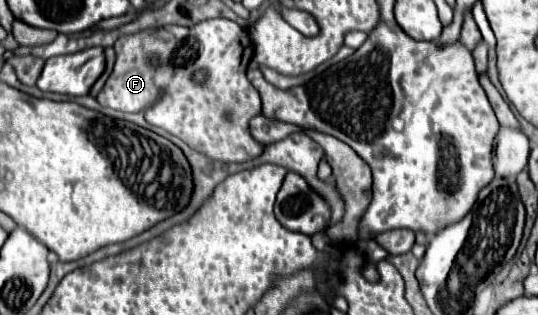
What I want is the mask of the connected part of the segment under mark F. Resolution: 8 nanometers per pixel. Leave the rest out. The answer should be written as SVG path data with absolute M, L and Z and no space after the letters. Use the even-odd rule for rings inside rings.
M207 19L193 27L167 25L135 35L125 35L117 39L113 49L117 53L117 61L105 87L97 95L99 105L125 113L143 113L147 123L183 139L189 147L205 153L209 159L217 159L223 163L241 163L255 159L263 153L265 147L249 133L251 117L261 113L261 99L257 89L249 83L245 75L247 65L253 57L251 39L245 27L237 25L231 19ZM201 69L207 73L207 77L205 81L197 83L193 77L195 71Z

